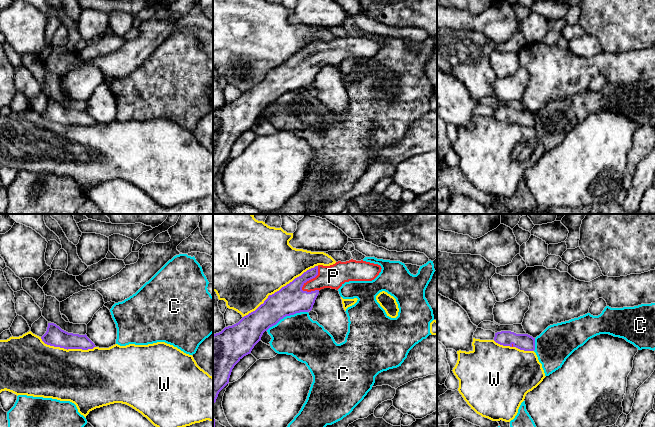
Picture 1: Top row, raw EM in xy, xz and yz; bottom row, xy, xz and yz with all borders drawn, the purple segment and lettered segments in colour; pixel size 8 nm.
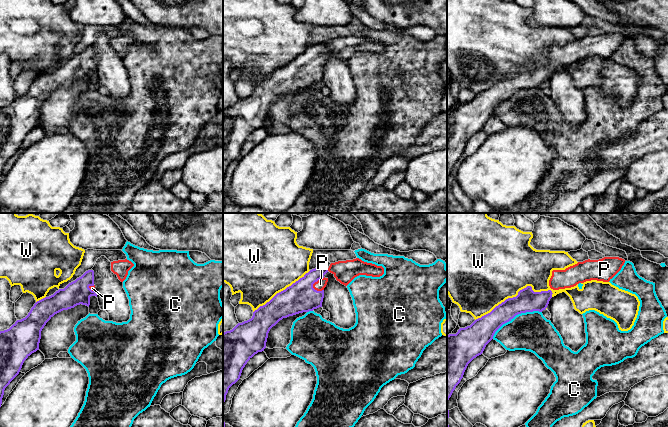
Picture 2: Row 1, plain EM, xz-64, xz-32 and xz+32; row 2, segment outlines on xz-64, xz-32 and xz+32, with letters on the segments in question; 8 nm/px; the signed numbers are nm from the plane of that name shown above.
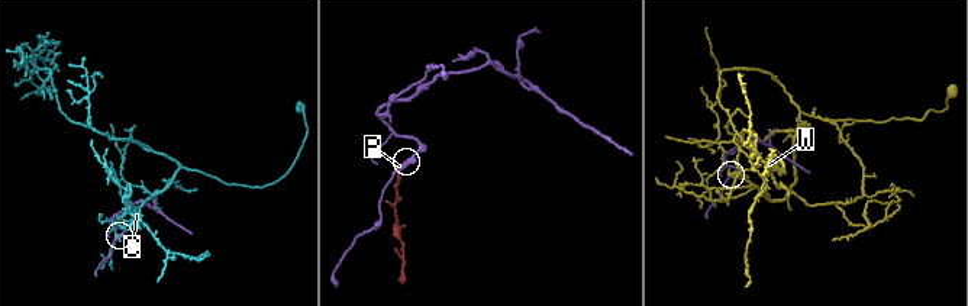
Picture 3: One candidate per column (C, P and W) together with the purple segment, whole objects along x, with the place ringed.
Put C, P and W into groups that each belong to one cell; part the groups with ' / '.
C / P / W

